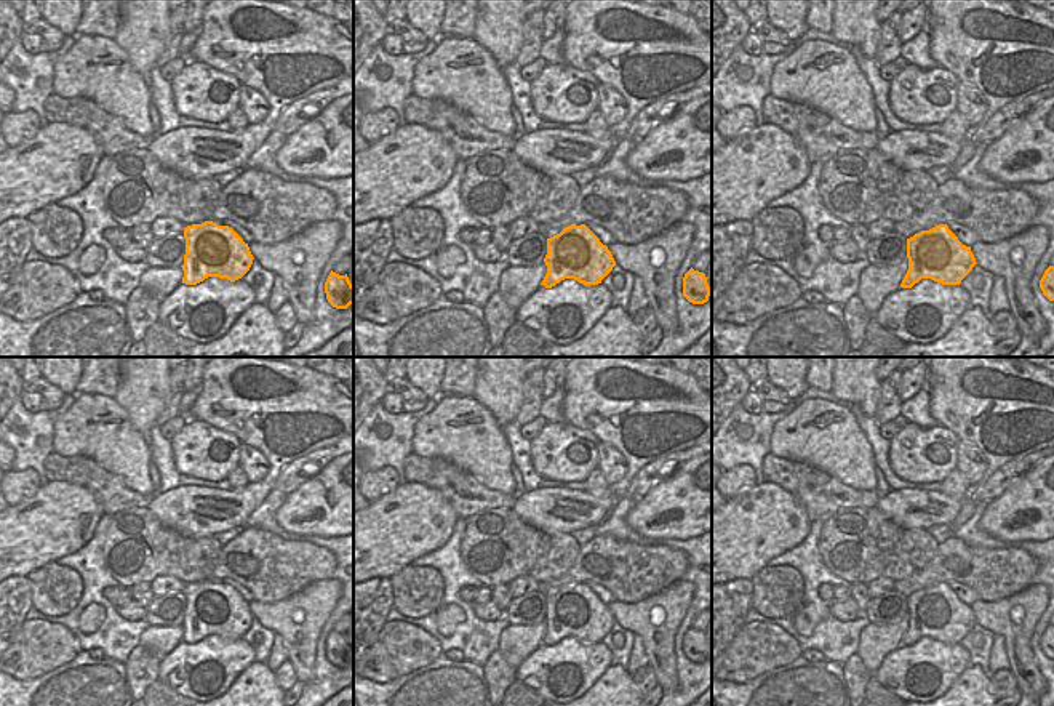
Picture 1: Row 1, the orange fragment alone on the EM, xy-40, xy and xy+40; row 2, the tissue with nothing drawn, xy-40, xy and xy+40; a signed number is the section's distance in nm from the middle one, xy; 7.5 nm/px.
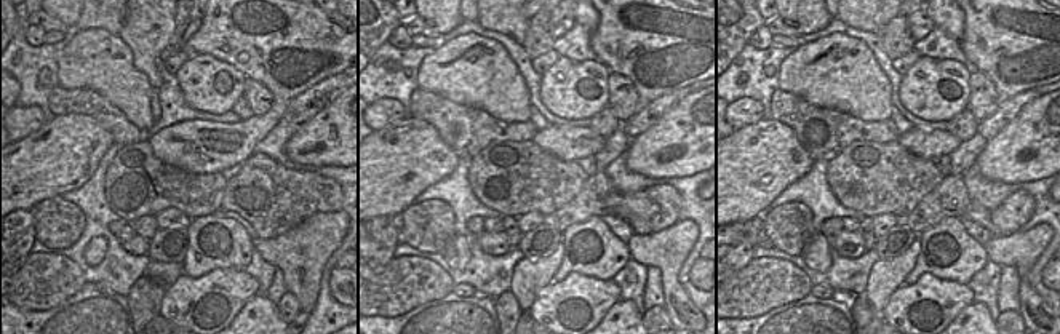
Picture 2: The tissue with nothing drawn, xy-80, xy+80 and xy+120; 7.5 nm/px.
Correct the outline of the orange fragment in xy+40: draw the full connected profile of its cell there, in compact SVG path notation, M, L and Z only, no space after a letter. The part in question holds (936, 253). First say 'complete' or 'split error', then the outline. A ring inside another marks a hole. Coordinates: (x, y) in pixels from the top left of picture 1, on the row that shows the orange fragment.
complete; M947 224L907 239L907 258L908 271L900 283L902 288L912 288L921 279L960 285L977 264L971 247L963 245Z

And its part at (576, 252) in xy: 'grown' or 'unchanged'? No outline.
unchanged

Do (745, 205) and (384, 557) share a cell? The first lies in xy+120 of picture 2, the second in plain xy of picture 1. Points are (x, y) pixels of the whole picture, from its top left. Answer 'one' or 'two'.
one

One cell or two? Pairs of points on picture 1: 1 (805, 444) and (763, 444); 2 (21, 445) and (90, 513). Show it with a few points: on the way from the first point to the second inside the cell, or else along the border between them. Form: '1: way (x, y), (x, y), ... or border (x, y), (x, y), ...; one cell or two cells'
1: border (790, 412), (773, 428), (770, 452); two cells
2: border (48, 481), (42, 485); two cells

